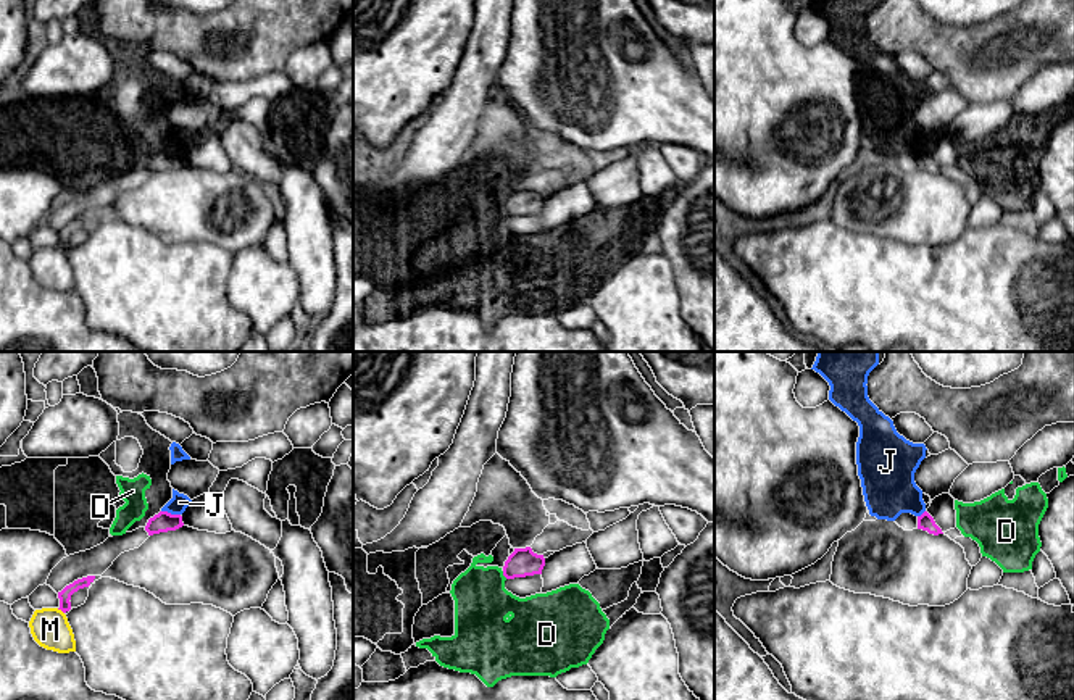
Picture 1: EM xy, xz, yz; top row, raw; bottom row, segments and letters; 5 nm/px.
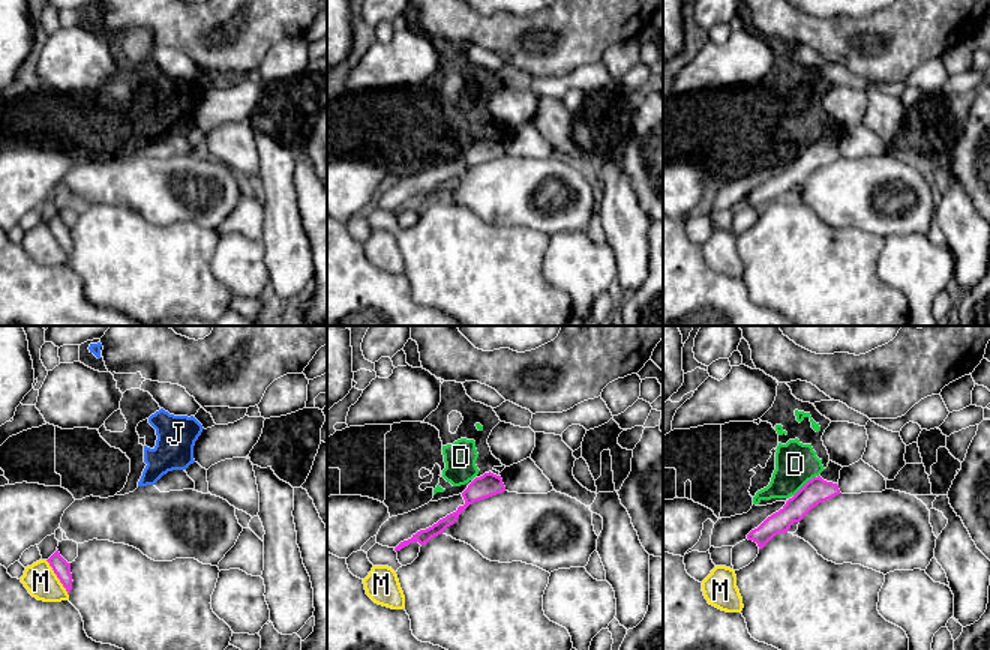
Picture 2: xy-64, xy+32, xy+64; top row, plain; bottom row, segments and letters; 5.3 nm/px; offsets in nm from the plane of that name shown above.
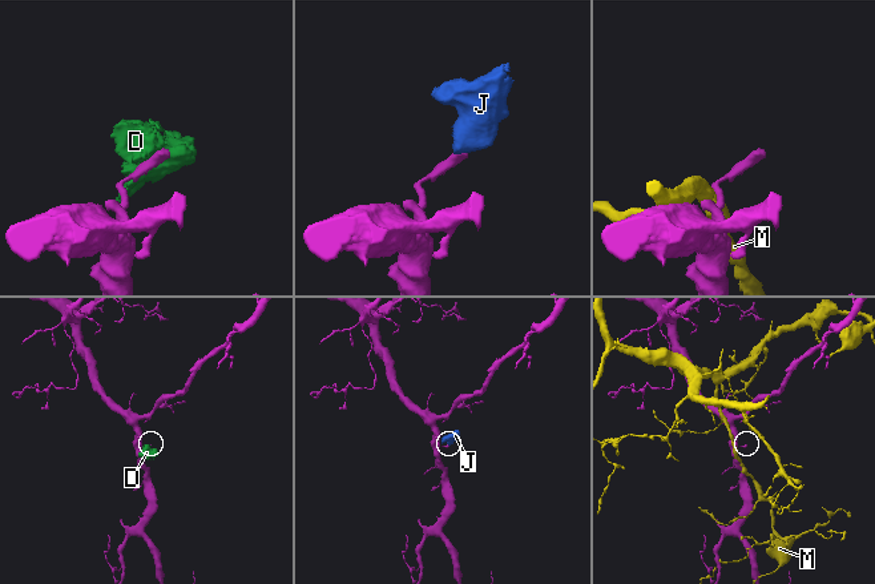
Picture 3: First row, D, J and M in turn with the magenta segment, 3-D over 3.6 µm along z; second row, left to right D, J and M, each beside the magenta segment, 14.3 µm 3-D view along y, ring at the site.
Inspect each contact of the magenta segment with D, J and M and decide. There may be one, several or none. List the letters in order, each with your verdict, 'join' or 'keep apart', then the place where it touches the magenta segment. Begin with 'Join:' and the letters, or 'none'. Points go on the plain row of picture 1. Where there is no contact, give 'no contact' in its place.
Join: none
D: keep apart; meets magenta in xz at (503, 213)
J: keep apart; meets magenta in xy at (171, 154)
M: keep apart; meets magenta in xy at (60, 247)

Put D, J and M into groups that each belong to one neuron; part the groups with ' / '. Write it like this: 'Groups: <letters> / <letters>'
Groups: D J / M

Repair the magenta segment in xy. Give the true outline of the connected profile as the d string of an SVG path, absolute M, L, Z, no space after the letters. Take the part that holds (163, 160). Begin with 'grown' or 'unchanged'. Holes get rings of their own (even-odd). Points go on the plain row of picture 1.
unchanged; M160 150L153 156L148 158L145 169L148 174L160 173L160 171L168 171L168 169L176 169L182 166L182 155L181 153L171 153L168 150Z

